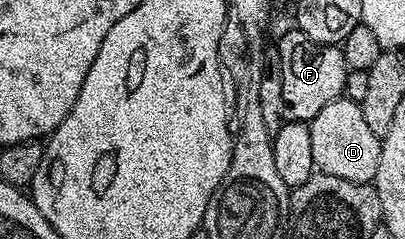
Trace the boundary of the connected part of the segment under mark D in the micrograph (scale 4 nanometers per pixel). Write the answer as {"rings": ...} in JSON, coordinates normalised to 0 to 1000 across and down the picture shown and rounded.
{"rings":[[[842,402],[825,414],[785,485],[760,515],[765,536],[765,607],[775,644],[780,711],[793,728],[835,736],[835,753],[867,762],[926,766],[933,720],[933,653],[943,619],[933,569],[904,523],[904,485],[894,485],[886,427]]]}

